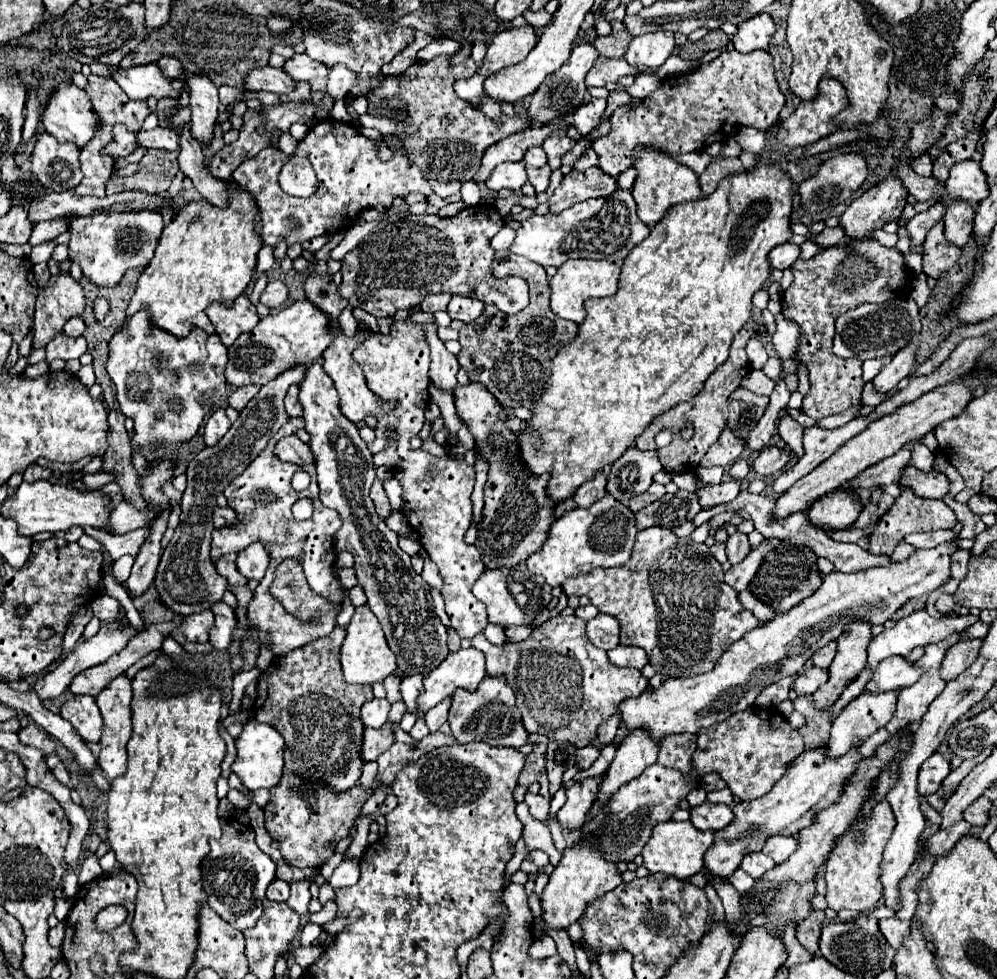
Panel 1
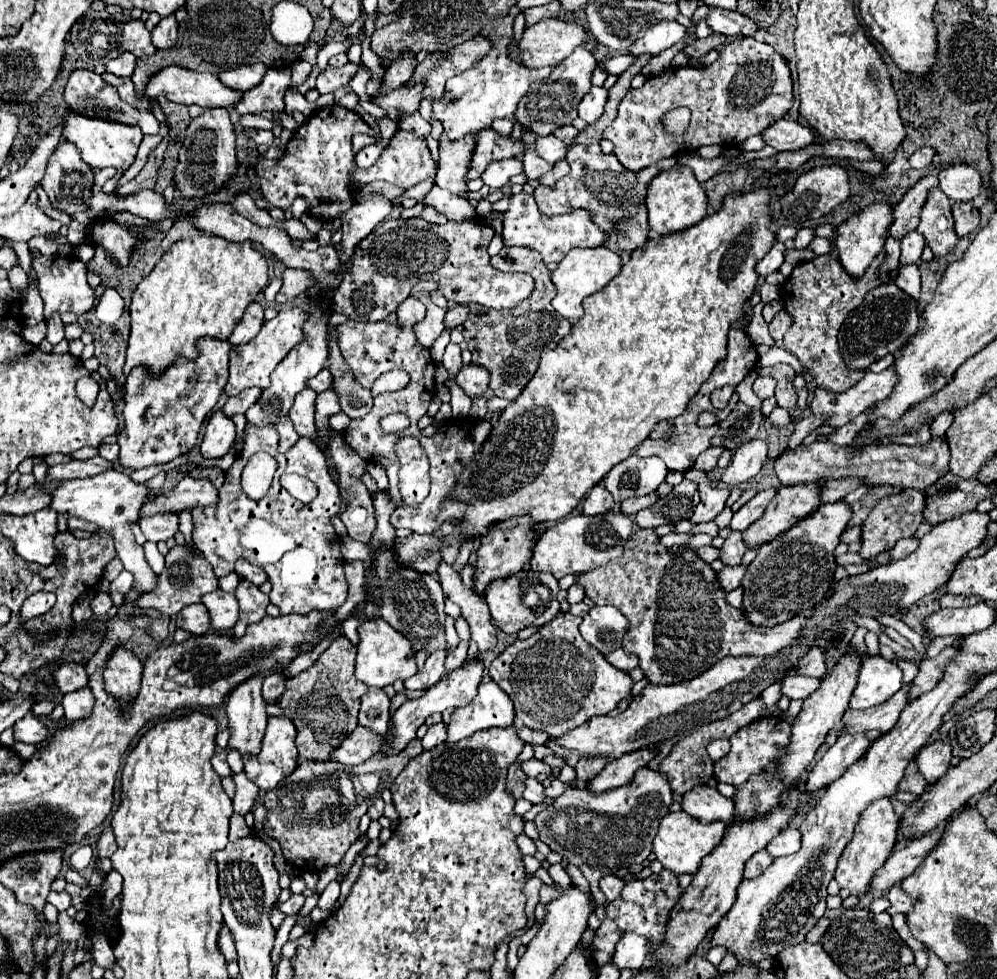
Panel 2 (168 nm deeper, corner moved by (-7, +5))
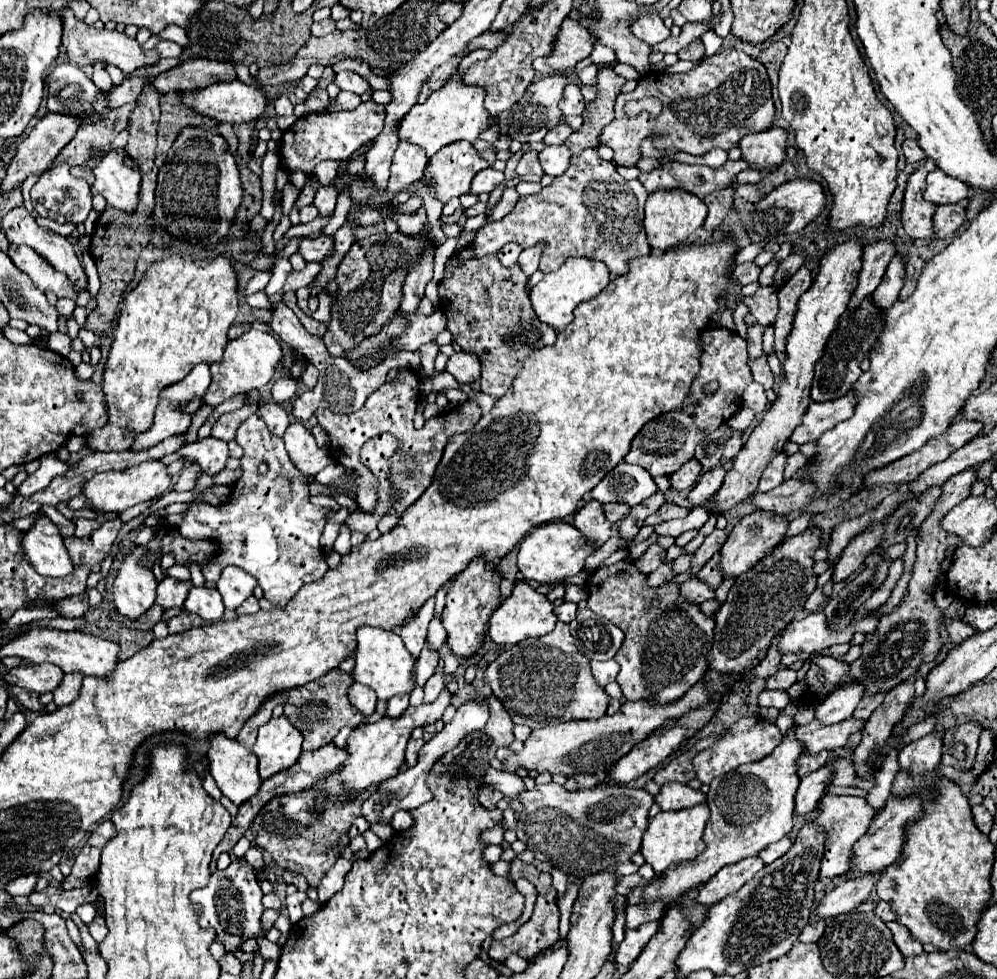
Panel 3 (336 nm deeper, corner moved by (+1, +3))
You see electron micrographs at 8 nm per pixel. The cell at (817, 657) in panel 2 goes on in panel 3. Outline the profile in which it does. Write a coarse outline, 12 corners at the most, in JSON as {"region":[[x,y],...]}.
{"region":[[785,667],[767,679],[767,689],[789,689],[797,671]]}

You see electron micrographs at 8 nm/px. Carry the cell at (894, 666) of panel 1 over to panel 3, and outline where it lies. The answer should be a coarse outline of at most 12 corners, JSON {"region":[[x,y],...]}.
{"region":[[861,681],[839,685],[817,707],[825,725],[845,721],[865,697]]}

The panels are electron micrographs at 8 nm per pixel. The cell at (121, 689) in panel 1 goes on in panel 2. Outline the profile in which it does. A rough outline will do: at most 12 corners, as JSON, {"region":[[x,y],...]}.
{"region":[[115,647],[103,669],[105,691],[131,703],[143,665]]}

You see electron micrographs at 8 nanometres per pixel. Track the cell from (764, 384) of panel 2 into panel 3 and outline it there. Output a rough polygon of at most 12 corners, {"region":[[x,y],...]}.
{"region":[[753,381],[743,391],[743,405],[767,411],[765,387]]}

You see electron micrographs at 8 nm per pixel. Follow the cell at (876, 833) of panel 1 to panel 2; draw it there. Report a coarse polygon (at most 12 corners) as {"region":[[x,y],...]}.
{"region":[[871,803],[839,857],[839,887],[863,895],[889,857],[899,817]]}

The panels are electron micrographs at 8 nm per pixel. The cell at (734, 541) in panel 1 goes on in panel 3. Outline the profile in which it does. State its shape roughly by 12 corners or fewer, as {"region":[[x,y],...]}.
{"region":[[719,553],[705,563],[697,575],[701,581],[721,585],[723,571],[719,569]]}

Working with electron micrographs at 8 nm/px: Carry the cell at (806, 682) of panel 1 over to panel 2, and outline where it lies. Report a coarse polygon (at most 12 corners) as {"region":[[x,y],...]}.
{"region":[[787,675],[781,695],[807,699],[821,685],[819,679]]}

